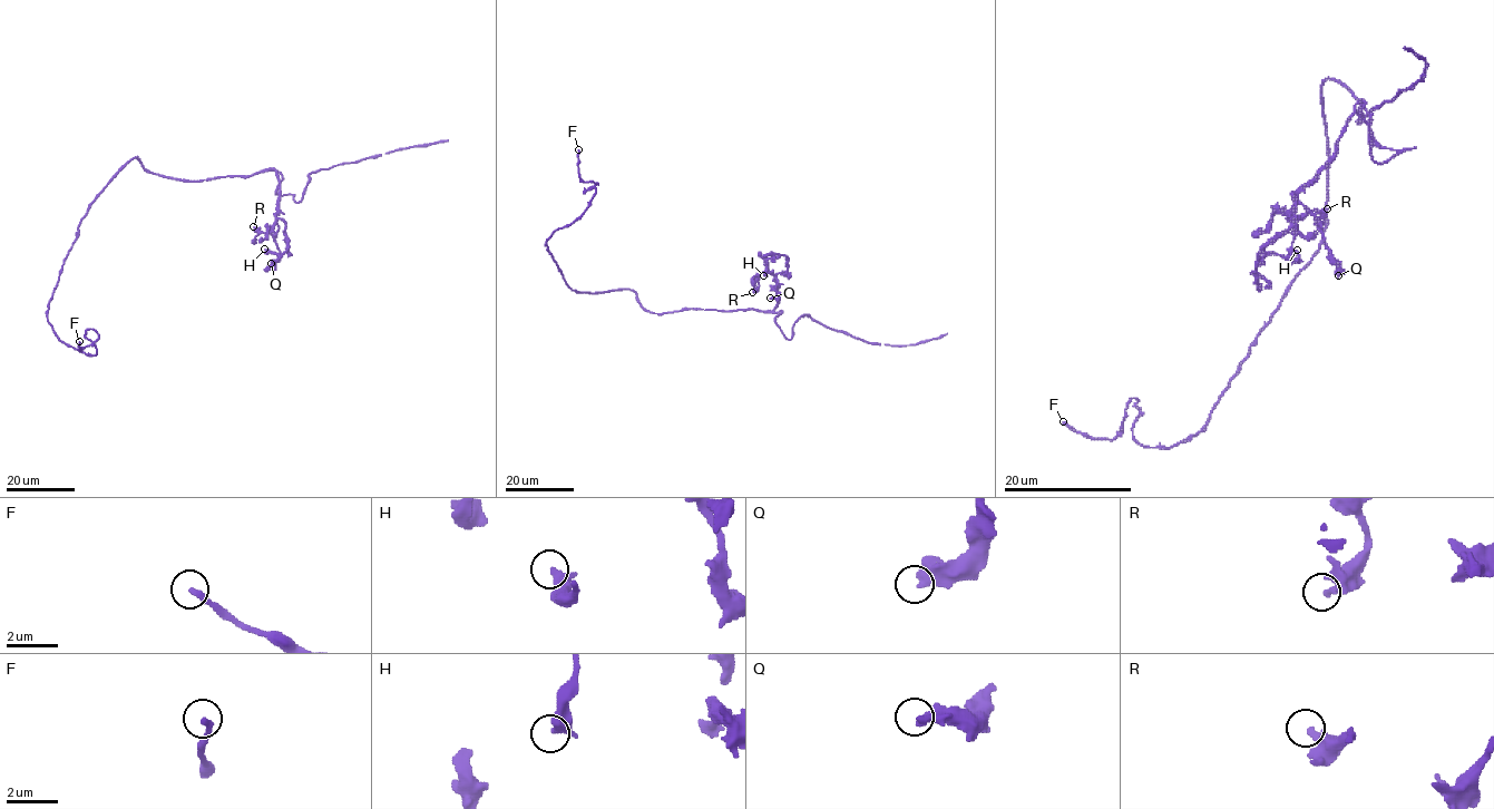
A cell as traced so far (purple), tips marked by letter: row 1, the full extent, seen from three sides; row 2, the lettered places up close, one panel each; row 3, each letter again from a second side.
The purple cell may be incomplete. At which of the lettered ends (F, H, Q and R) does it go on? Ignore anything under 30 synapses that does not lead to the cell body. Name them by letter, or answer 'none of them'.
none of them

